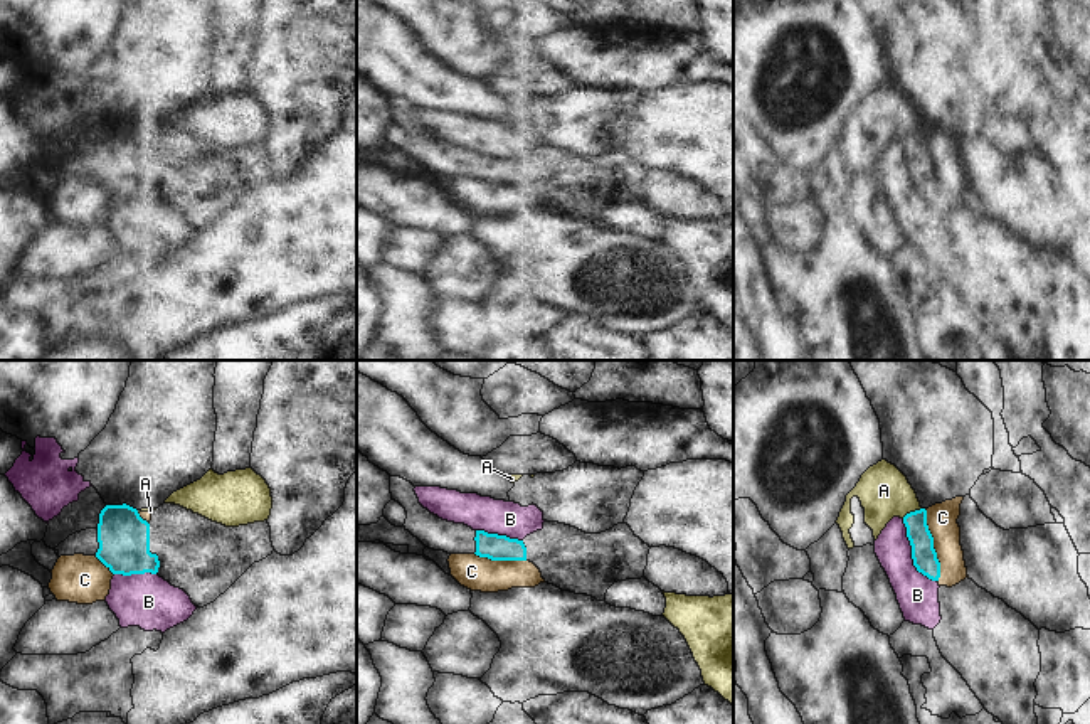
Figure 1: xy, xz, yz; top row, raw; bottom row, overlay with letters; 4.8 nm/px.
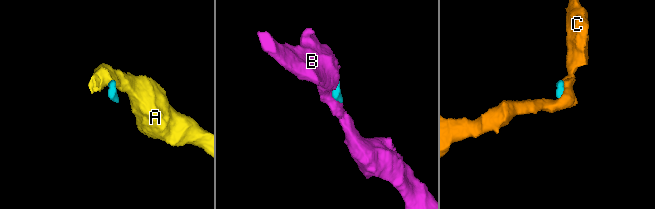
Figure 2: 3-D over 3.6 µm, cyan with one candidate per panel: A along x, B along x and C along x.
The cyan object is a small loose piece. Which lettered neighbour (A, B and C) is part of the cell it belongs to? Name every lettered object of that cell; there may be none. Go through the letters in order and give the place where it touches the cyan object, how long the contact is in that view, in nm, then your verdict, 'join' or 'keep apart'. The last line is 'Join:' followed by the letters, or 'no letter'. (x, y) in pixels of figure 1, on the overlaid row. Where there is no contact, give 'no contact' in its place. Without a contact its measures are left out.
A: yz (910, 512) | 110 nm | keep apart
B: yz (912, 554) | 340 nm | keep apart
C: yz (932, 546) | 360 nm | keep apart
Join: no letter

